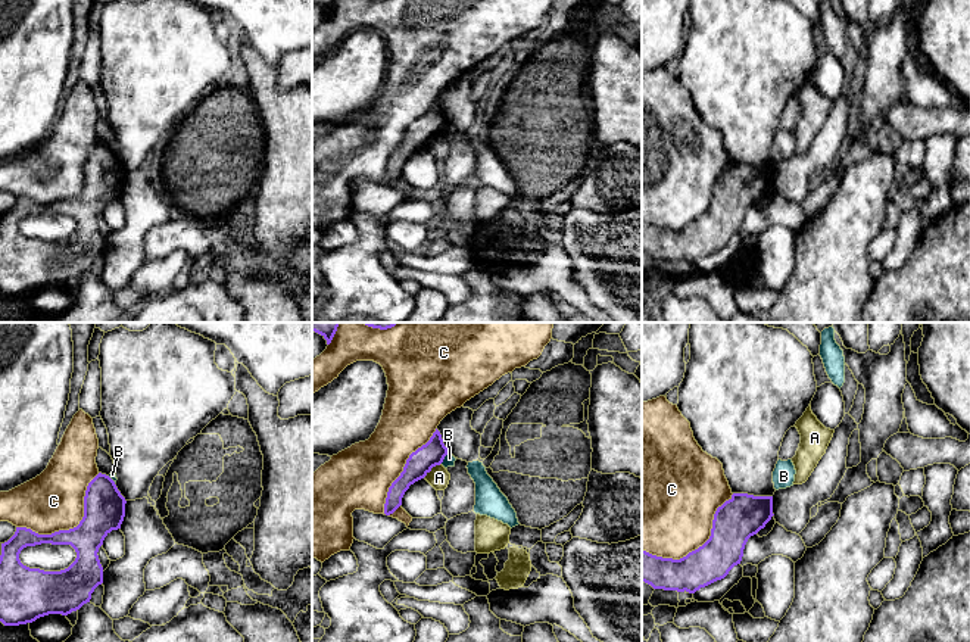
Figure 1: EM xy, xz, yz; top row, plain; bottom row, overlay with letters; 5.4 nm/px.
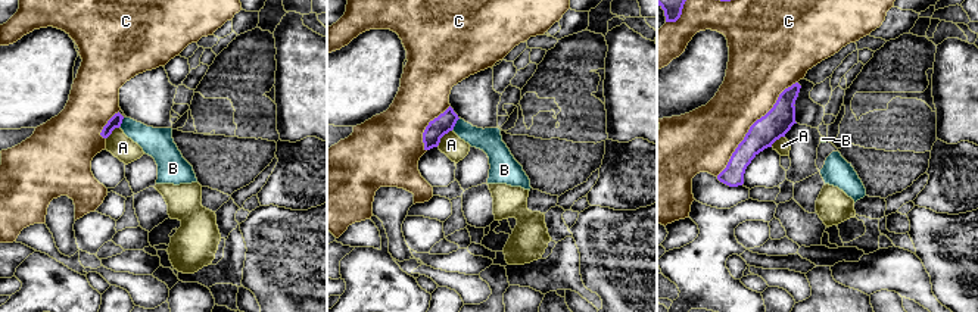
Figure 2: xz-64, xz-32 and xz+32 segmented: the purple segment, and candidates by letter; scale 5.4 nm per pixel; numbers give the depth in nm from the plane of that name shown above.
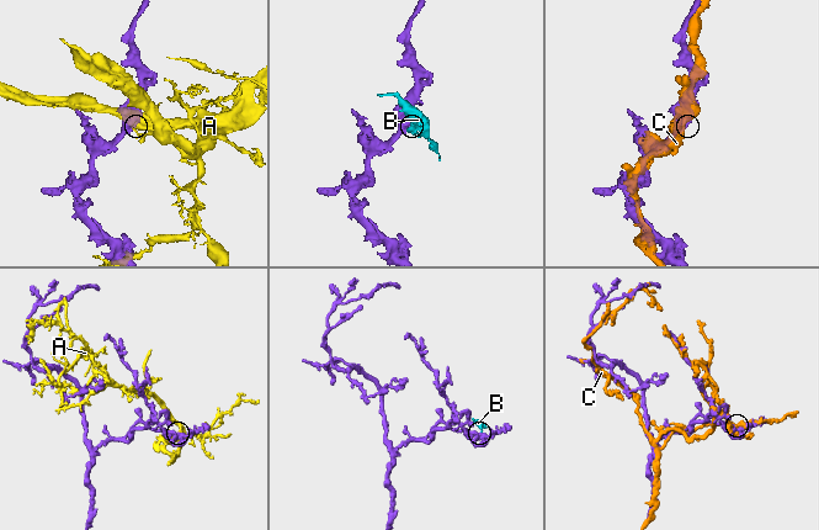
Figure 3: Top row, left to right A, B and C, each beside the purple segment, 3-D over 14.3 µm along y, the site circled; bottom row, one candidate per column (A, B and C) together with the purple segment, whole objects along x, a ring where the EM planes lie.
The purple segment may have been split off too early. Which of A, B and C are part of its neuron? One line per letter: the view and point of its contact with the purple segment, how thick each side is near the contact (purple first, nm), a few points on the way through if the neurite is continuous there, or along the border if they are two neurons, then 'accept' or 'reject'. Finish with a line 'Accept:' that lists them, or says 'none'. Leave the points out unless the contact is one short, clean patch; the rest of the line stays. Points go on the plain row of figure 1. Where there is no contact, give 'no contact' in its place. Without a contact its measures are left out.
A: meets purple in xz at (432, 137); 140 nm thick on the purple side, 120 nm on the other; border along xz (440, 133), (424, 146); reject
B: meets purple in xz at (443, 128); 140 nm thick on the purple side, 70 nm on the other; border along xz (448, 122), (440, 133); reject
C: meets purple in yz at (699, 217); 240 nm thick on the purple side, 480 nm on the other; reject
Accept: none

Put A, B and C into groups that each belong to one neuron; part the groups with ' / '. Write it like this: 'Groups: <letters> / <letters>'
Groups: A / B / C

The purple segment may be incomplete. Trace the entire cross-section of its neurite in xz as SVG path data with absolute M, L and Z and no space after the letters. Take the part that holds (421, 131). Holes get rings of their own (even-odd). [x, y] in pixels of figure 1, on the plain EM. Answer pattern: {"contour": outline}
{"contour": "M436 99L430 110L409 125L403 141L389 158L384 184L393 184L402 175L402 168L409 156L424 149L433 137L440 135L447 124L442 105Z"}

